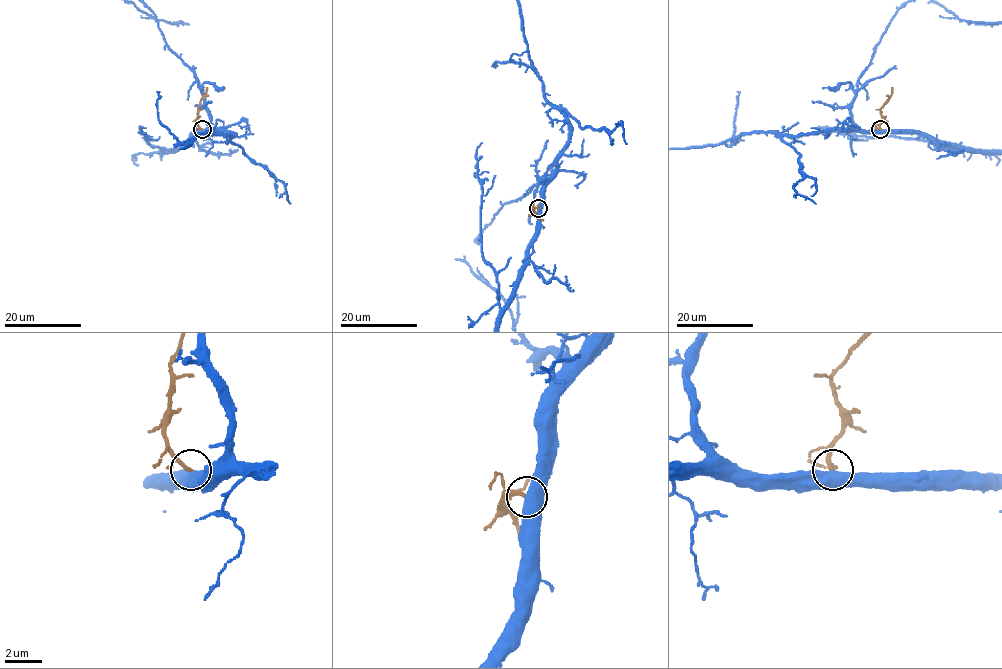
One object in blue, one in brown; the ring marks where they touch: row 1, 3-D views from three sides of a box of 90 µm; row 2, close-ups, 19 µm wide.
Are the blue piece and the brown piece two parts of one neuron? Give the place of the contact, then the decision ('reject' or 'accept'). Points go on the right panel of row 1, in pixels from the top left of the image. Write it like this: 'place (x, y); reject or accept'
place (880, 129); accept

